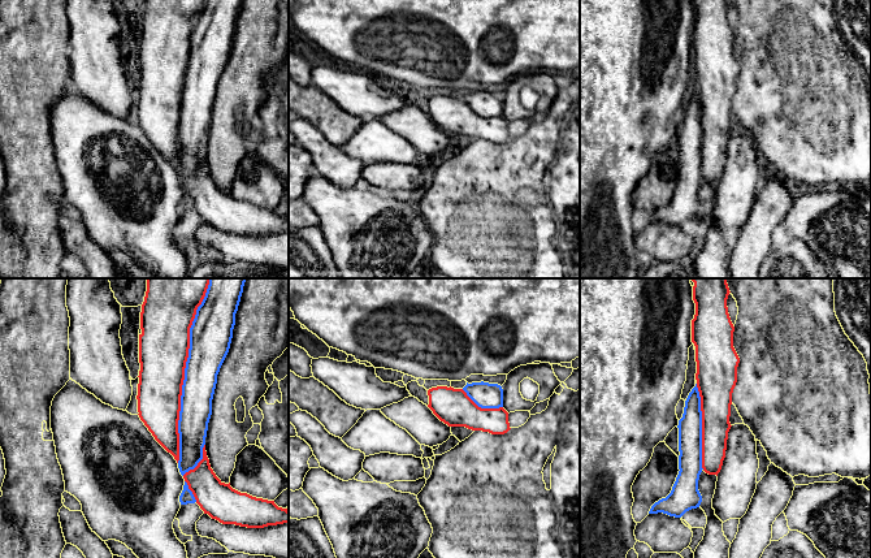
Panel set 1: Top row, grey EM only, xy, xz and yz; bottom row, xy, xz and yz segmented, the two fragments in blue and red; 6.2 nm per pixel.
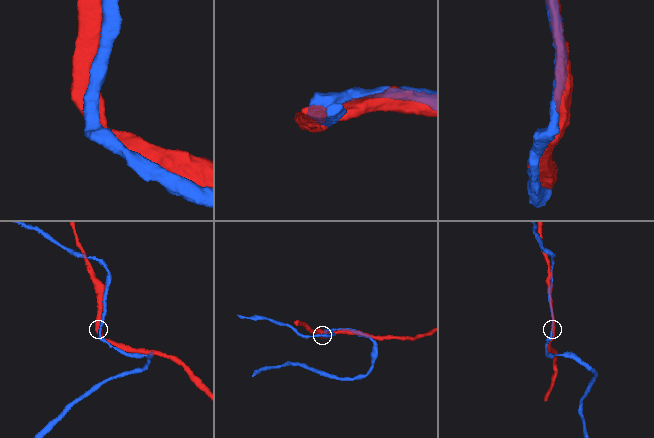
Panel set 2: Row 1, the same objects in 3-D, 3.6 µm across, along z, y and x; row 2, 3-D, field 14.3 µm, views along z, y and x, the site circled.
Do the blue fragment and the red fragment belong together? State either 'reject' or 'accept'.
reject

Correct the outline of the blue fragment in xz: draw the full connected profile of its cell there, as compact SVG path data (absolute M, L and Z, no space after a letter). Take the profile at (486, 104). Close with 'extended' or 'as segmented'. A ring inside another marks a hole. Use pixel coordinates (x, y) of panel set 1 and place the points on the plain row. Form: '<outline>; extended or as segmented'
M467 91L463 99L481 117L503 116L503 98L498 92Z; as segmented

